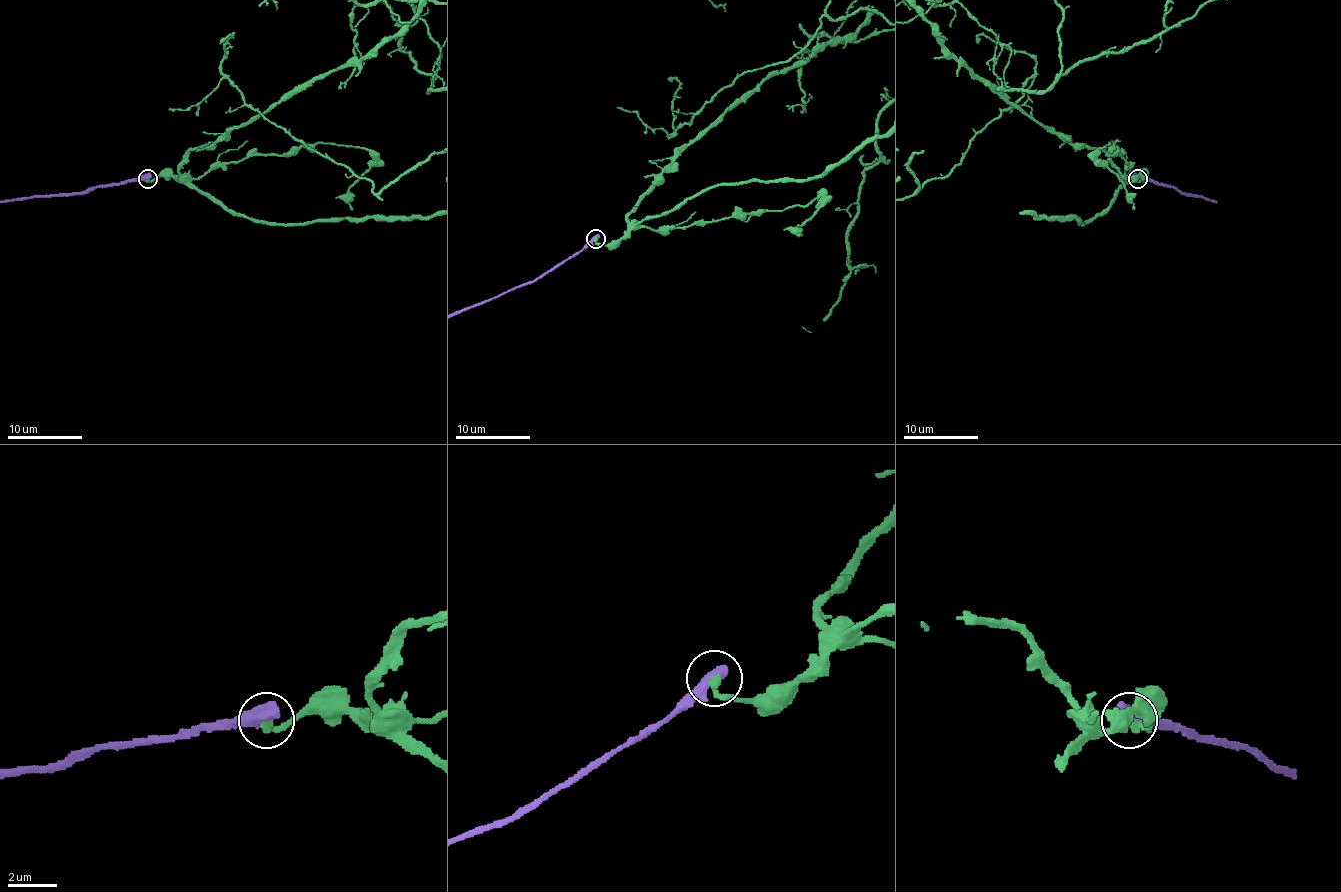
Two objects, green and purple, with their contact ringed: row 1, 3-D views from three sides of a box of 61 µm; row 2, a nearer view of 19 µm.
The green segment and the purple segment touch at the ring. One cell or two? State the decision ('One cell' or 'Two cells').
Two cells

